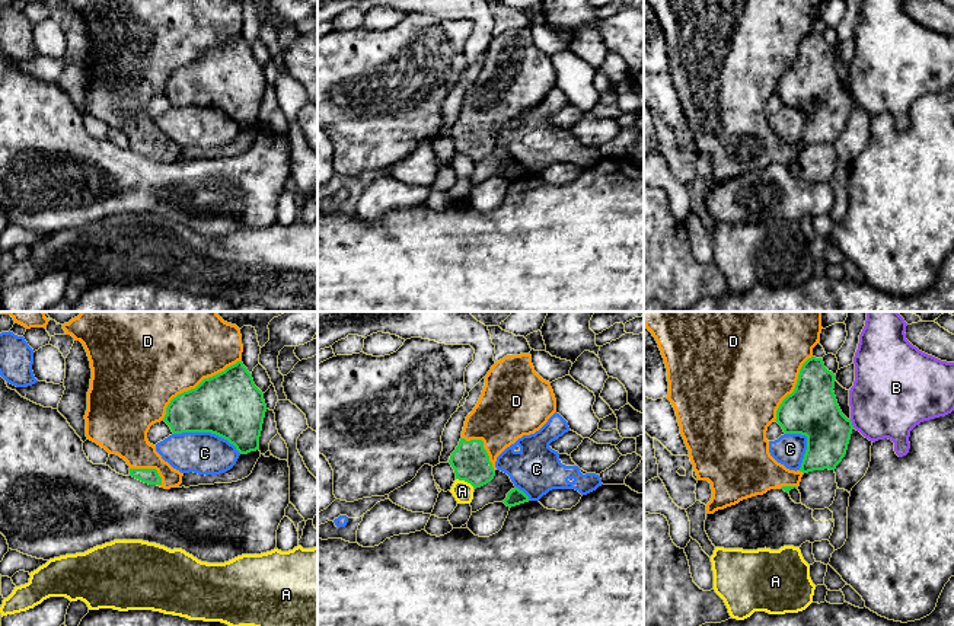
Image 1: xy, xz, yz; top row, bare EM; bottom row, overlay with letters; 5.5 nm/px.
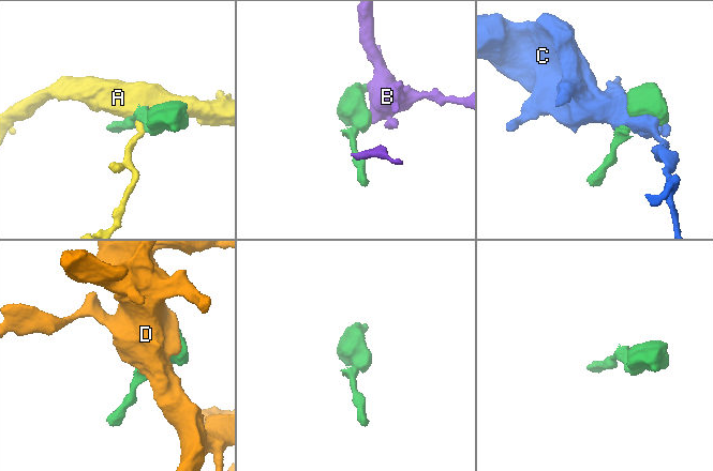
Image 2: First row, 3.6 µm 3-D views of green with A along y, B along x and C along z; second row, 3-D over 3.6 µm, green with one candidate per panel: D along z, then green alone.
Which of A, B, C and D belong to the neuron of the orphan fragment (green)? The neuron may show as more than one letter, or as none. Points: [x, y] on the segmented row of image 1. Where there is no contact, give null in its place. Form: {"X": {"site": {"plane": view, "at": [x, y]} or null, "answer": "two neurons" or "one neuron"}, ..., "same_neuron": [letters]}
{"A": {"site": {"plane": "xz", "at": [465, 481]}, "answer": "two neurons"}, "B": {"site": {"plane": "yz", "at": [851, 424]}, "answer": "two neurons"}, "C": {"site": {"plane": "xy", "at": [207, 431]}, "answer": "two neurons"}, "D": {"site": {"plane": "xy", "at": [197, 386]}, "answer": "one neuron"}, "same_neuron": ["D"]}

